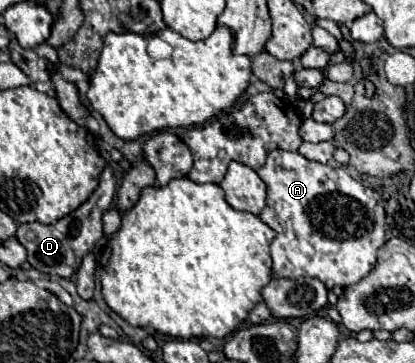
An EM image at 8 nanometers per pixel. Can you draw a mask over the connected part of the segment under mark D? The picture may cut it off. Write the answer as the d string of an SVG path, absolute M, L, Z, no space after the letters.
M104 167L100 173L100 183L92 197L80 205L80 209L68 213L68 217L62 217L54 225L44 225L44 223L24 223L18 227L18 241L26 247L28 251L28 263L48 275L60 275L70 279L76 269L82 263L82 257L94 249L96 241L102 237L102 215L114 205L114 193L116 193L116 179L112 167Z

